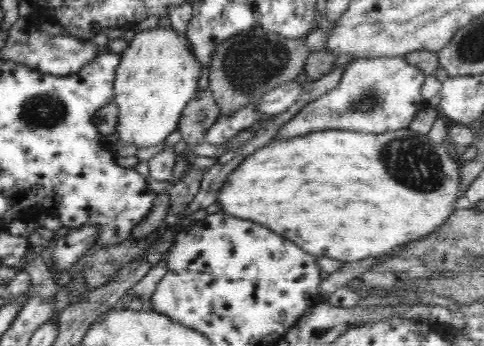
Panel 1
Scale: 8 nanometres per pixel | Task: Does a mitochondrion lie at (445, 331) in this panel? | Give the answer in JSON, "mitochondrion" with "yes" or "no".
{"mitochondrion":"no"}

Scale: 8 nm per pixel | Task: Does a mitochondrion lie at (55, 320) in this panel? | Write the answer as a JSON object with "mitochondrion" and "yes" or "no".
{"mitochondrion":"no"}

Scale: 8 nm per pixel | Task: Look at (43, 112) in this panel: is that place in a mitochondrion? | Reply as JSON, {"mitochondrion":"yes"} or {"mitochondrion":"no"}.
{"mitochondrion":"yes"}

